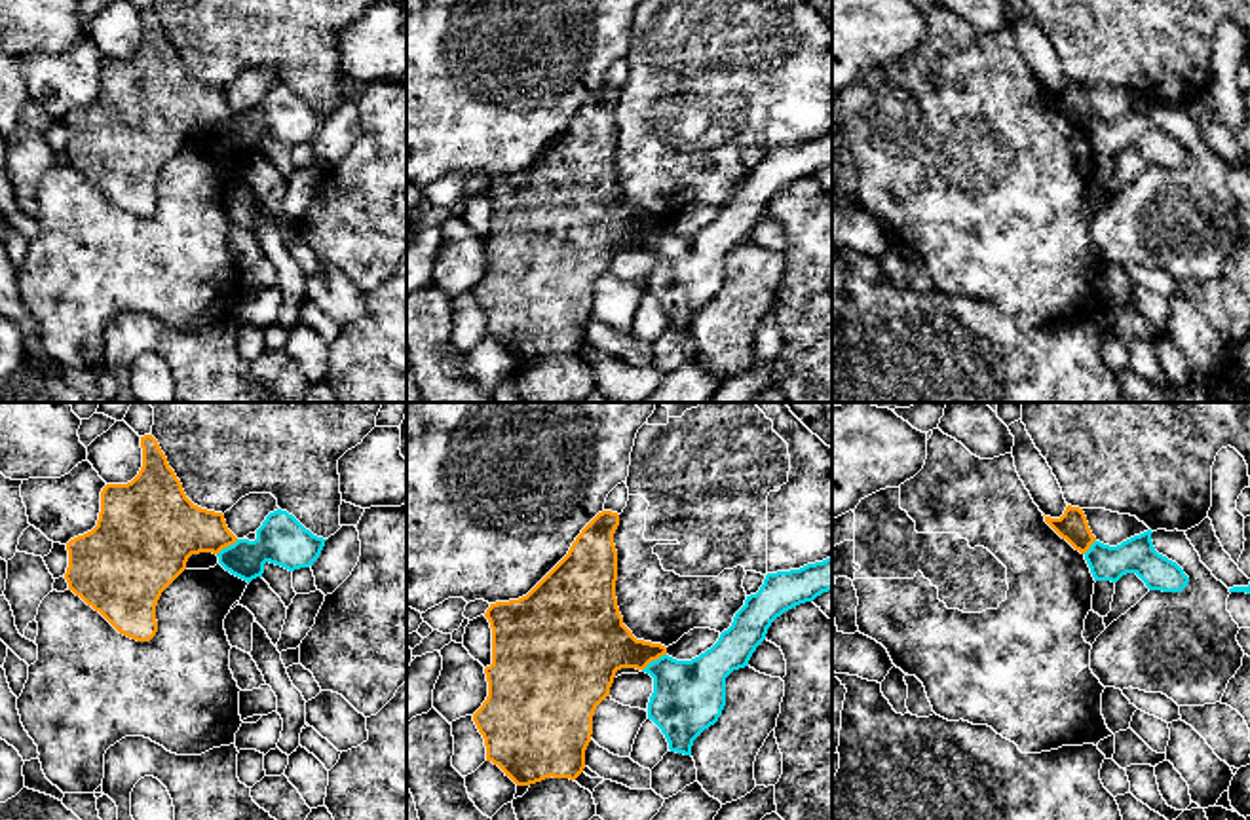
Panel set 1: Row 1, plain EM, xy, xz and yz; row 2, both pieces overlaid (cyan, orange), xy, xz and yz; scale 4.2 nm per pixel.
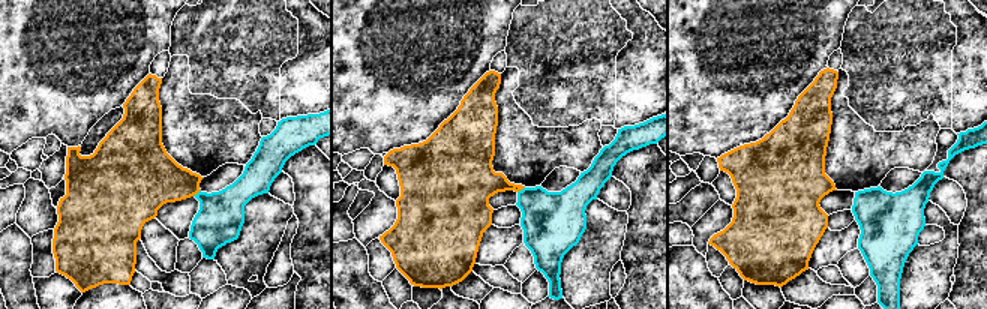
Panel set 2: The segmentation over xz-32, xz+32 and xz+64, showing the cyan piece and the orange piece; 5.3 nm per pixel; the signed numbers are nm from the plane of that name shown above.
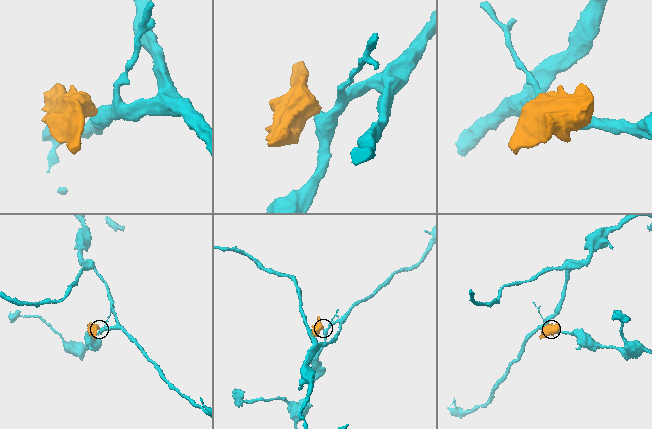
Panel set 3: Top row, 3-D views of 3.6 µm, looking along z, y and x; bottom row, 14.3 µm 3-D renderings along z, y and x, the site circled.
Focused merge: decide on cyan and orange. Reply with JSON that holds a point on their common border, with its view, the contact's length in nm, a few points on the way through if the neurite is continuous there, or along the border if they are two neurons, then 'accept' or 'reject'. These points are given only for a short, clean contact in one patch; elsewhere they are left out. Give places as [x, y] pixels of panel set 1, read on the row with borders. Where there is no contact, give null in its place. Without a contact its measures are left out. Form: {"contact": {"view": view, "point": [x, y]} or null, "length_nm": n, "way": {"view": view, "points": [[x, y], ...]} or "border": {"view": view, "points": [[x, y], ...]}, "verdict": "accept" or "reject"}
{"contact": {"view": "xz", "point": [654, 661]}, "length_nm": 130, "border": {"view": "xz", "points": [[665, 653], [643, 670]]}, "verdict": "reject"}

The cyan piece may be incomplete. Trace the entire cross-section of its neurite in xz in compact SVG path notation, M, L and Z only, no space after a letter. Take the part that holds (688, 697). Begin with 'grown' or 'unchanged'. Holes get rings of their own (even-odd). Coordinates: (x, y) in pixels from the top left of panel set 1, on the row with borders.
unchanged | M832 556L800 569L767 573L710 649L691 661L663 655L642 670L653 678L648 719L661 729L671 752L691 755L693 740L722 716L726 678L748 666L771 623L828 590Z

